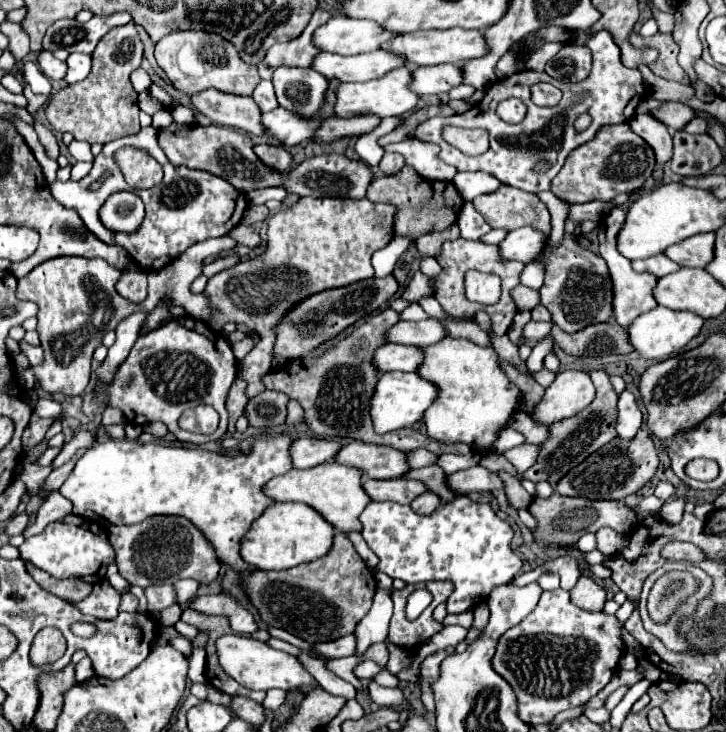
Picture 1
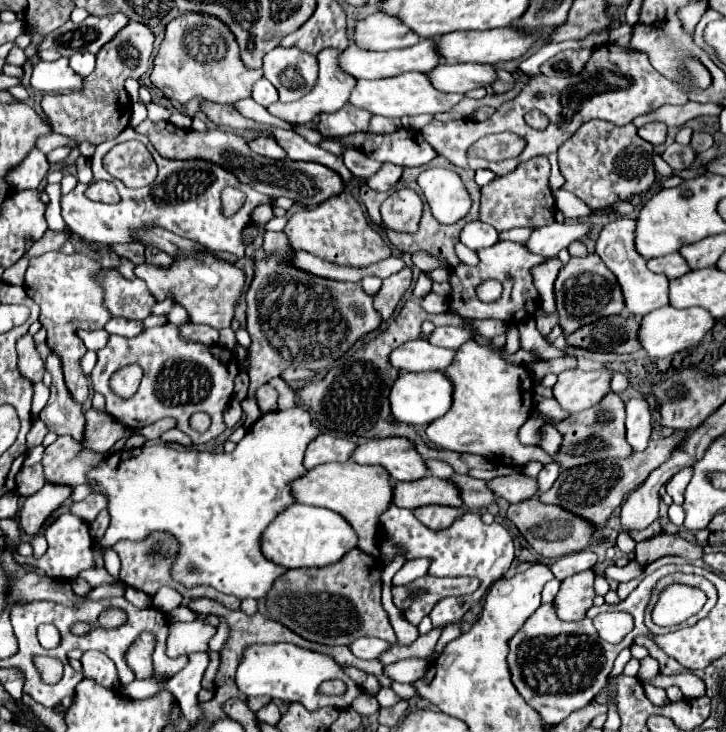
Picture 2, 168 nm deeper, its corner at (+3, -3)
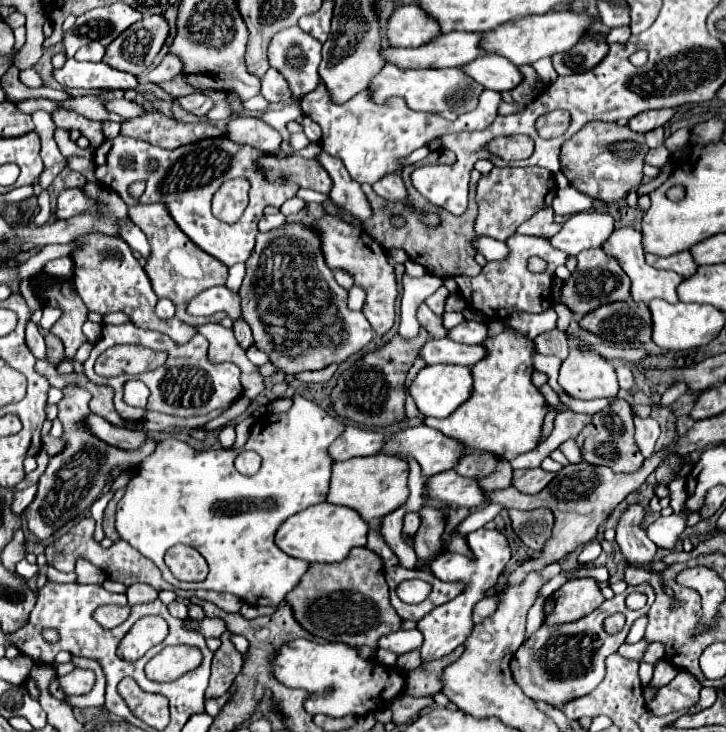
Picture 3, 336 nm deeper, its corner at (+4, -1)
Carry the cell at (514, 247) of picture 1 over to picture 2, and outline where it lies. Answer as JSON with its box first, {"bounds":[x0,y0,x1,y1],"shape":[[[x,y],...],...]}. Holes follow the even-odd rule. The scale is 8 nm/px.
{"bounds":[525,222,589,258],"shape":[[[553,222],[549,226],[535,228],[531,232],[529,240],[525,242],[525,246],[533,254],[551,258],[551,256],[557,256],[559,250],[567,248],[573,240],[583,240],[587,232],[589,232],[589,226],[585,226],[585,224],[559,224],[559,222]]]}

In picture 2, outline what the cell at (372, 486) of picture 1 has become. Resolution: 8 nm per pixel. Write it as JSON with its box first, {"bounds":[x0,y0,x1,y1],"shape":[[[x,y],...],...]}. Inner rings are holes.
{"bounds":[393,476,461,510],"shape":[[[423,476],[421,480],[413,480],[413,482],[395,482],[393,504],[401,508],[409,508],[409,510],[415,510],[427,504],[461,506],[461,498],[459,498],[457,488],[449,480]]]}

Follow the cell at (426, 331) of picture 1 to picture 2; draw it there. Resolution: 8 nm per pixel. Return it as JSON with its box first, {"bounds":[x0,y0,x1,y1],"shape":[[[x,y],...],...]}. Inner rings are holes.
{"bounds":[425,326,473,350],"shape":[[[443,326],[443,328],[435,328],[425,340],[429,340],[431,344],[437,344],[441,348],[451,348],[457,350],[463,342],[471,340],[473,330],[465,330],[465,328],[457,328],[457,326]]]}

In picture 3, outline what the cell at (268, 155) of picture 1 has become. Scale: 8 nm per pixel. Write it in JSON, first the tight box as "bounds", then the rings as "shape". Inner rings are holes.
{"bounds":[226,118,282,152],"shape":[[[234,118],[226,124],[226,134],[238,144],[250,144],[264,152],[272,152],[280,146],[282,136],[268,124],[256,118]]]}

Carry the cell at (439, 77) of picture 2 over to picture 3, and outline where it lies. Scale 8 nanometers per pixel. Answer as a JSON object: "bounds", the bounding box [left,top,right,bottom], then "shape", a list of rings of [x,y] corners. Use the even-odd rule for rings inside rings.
{"bounds":[464,54,522,92],"shape":[[[488,54],[466,64],[464,72],[484,88],[498,90],[498,92],[512,90],[522,82],[522,74],[518,66],[508,62],[508,58],[500,58],[496,54]]]}

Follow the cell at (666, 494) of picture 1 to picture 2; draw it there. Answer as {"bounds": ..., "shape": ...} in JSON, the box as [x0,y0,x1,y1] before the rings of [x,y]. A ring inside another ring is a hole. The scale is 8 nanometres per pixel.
{"bounds":[665,468,691,504],"shape":[[[685,468],[685,470],[677,472],[677,474],[665,484],[665,490],[667,490],[667,494],[673,498],[675,504],[683,504],[683,492],[685,492],[689,480],[691,480],[691,470]]]}

